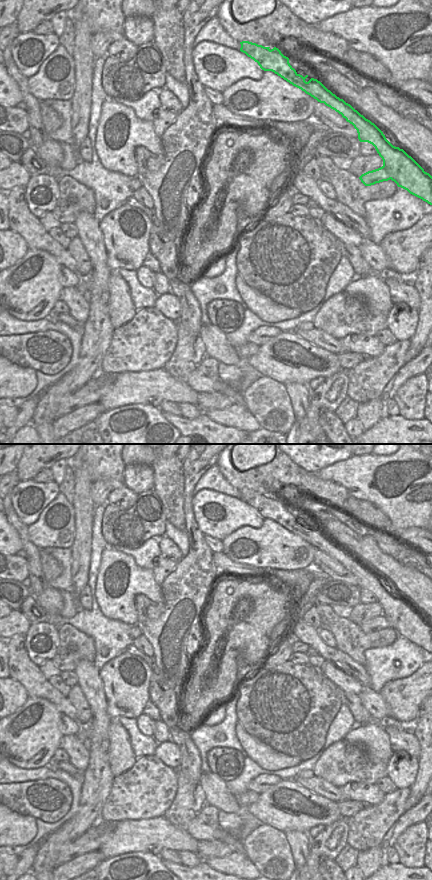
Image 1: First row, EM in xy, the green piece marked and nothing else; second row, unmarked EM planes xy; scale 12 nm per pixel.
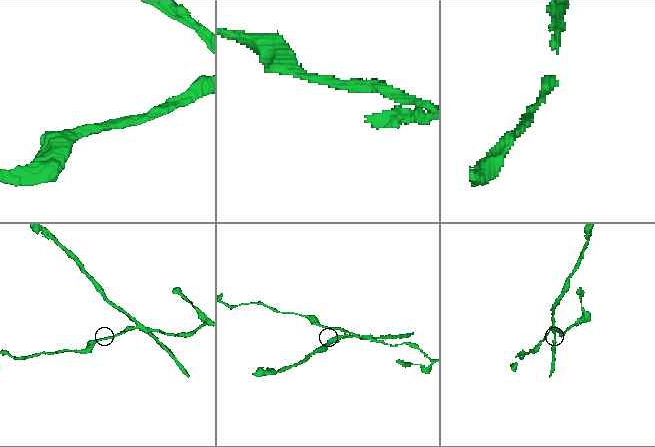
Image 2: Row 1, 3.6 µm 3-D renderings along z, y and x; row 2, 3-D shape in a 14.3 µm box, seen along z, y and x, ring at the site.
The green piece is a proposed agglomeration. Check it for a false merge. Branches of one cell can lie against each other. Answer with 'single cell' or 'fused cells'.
fused cells

